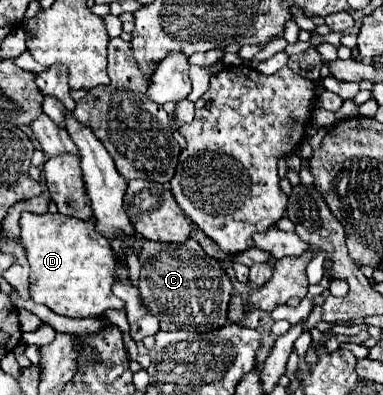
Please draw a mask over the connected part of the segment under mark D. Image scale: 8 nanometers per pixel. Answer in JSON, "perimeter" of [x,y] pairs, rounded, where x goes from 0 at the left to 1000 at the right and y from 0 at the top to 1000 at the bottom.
{"perimeter":[[[60,539],[55,620],[70,630],[81,671],[81,757],[91,767],[196,808],[264,803],[279,782],[321,782],[326,762],[300,752],[290,727],[300,711],[337,711],[337,676],[295,651],[285,600],[253,590],[243,554],[217,559],[159,539]]]}

